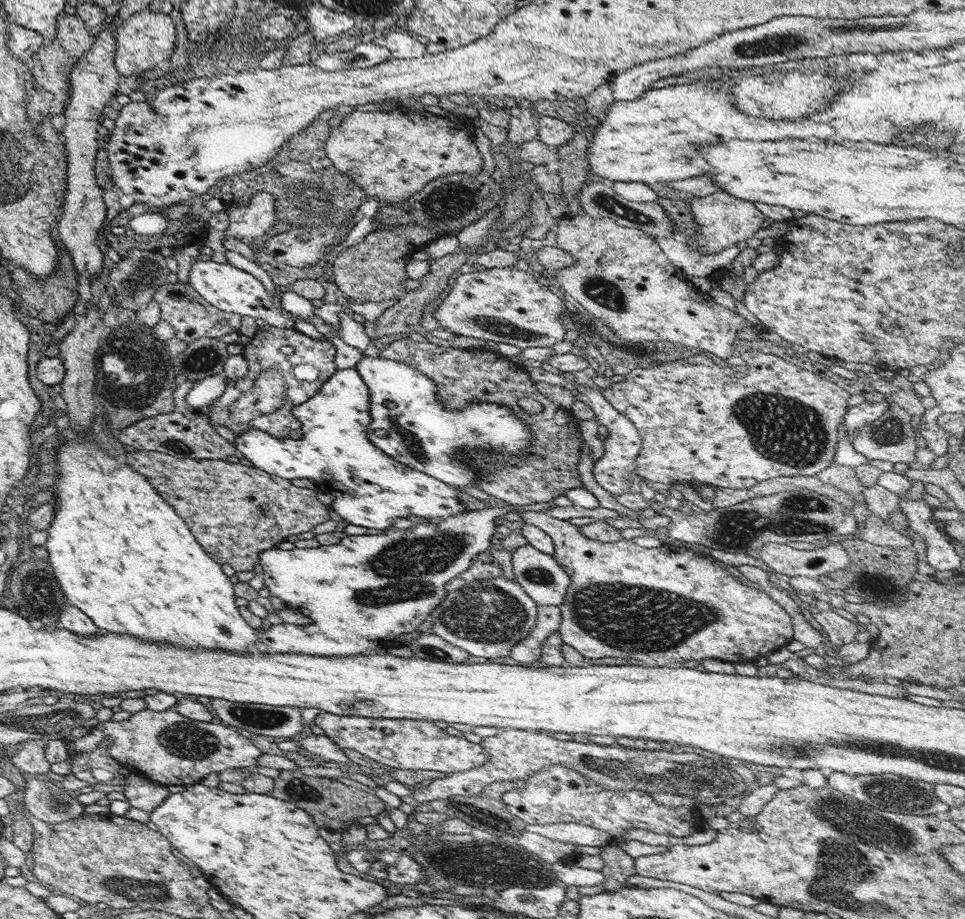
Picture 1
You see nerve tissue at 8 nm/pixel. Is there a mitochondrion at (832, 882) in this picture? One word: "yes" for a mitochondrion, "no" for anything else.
yes

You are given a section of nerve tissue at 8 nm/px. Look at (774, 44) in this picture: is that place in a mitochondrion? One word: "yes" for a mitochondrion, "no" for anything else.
yes

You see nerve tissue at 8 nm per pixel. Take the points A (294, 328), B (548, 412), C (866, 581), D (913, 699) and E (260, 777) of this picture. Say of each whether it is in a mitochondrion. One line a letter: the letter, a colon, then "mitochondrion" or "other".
A: other
B: other
C: mitochondrion
D: other
E: other

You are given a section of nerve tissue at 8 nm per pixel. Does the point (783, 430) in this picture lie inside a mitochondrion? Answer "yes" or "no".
yes

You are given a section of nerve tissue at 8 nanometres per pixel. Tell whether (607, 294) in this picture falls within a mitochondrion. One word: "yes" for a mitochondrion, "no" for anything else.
yes

